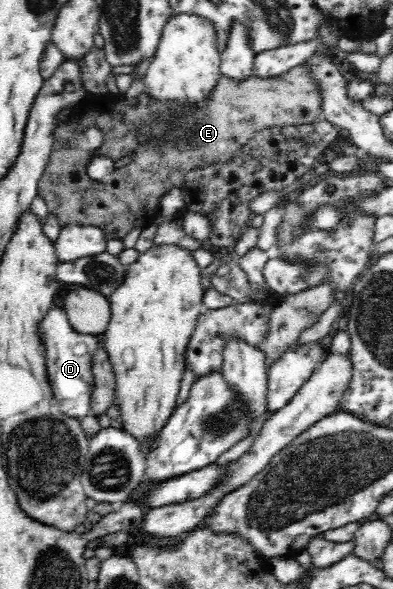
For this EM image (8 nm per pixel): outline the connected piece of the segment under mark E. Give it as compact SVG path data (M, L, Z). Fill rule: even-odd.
M296 66L281 76L260 78L251 75L242 81L230 79L226 75L218 78L212 93L206 101L200 104L190 102L162 101L154 99L146 93L136 97L135 103L128 101L125 94L122 100L110 106L109 95L96 96L96 104L92 104L93 94L82 98L72 106L70 120L65 130L56 129L53 132L54 140L48 164L44 174L38 182L37 195L46 198L46 204L57 217L59 226L66 224L86 224L100 227L105 239L122 239L132 228L146 228L154 224L160 212L162 195L171 188L182 188L186 182L186 175L190 171L201 169L202 166L223 165L237 156L237 152L260 130L268 130L280 126L298 126L314 123L322 117L322 101L317 87L310 77L309 70L303 66ZM90 124L96 124L104 133L105 141L97 154L108 156L114 161L114 171L104 180L92 180L86 174L86 164L92 160L93 155L87 154L80 146L79 137Z

